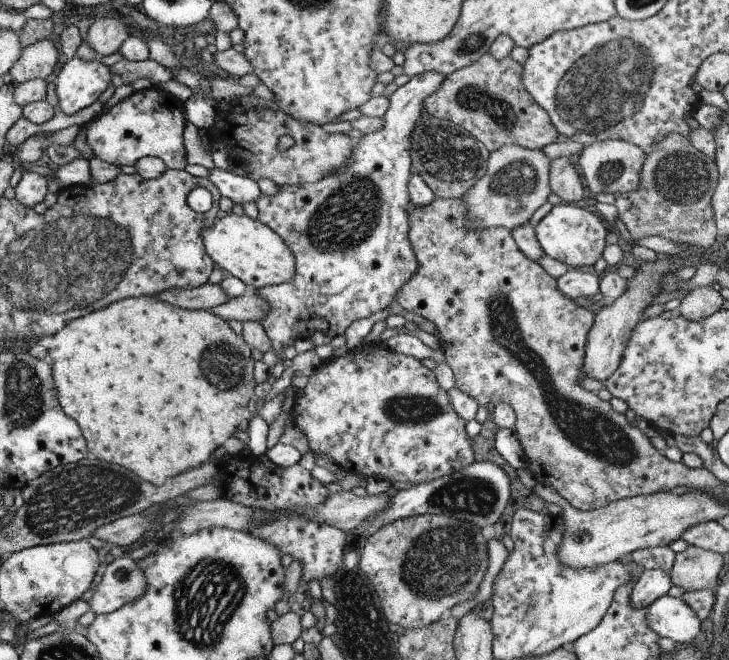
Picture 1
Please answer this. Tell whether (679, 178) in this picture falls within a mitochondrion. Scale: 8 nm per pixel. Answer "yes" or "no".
yes

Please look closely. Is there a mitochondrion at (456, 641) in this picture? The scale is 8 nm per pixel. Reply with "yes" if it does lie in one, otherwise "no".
no

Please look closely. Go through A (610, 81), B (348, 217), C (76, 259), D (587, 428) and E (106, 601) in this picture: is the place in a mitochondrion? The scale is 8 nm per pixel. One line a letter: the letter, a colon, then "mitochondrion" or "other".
A: mitochondrion
B: mitochondrion
C: mitochondrion
D: mitochondrion
E: other

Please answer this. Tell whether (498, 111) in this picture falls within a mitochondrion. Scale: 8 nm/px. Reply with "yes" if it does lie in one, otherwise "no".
yes

